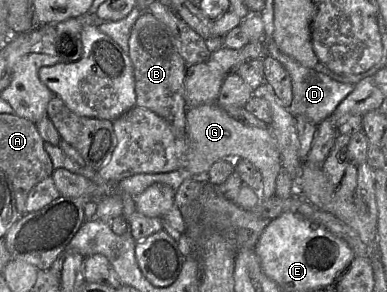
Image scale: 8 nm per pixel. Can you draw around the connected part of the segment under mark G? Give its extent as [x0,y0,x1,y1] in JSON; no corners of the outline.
[185,103,283,210]

